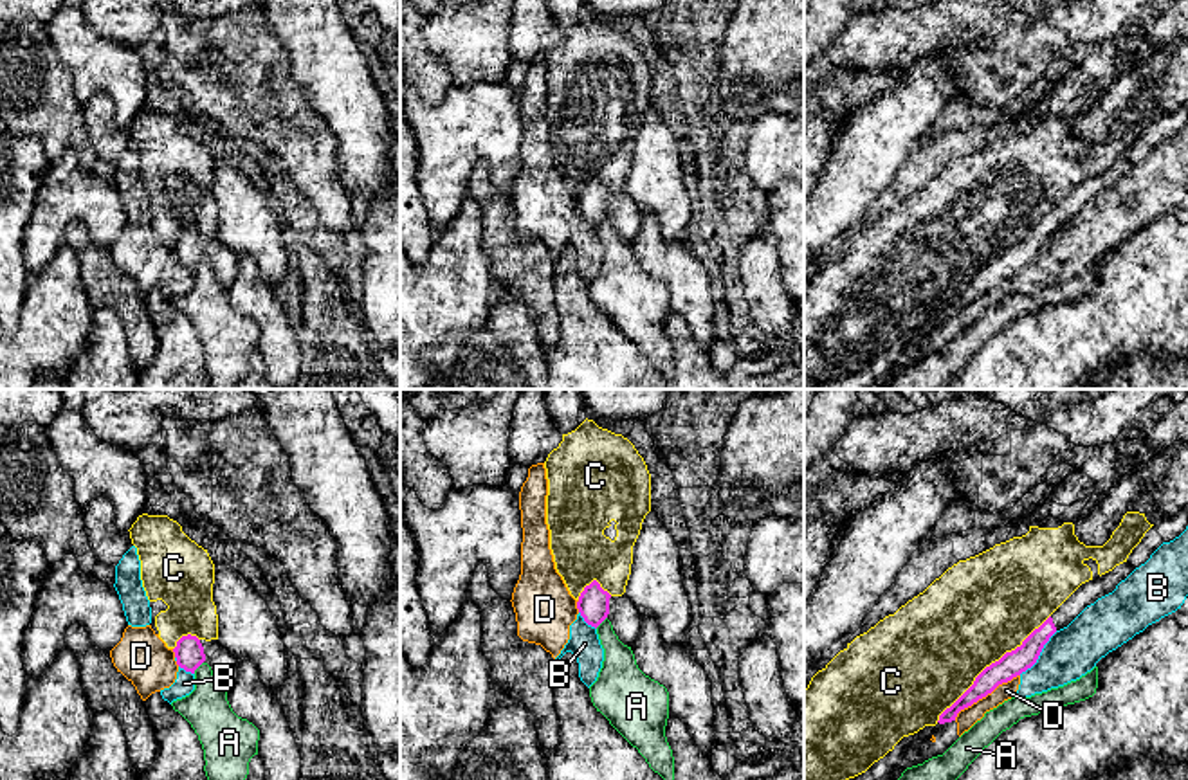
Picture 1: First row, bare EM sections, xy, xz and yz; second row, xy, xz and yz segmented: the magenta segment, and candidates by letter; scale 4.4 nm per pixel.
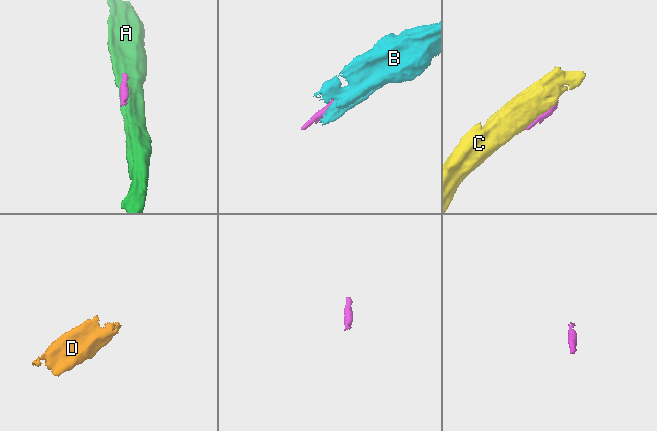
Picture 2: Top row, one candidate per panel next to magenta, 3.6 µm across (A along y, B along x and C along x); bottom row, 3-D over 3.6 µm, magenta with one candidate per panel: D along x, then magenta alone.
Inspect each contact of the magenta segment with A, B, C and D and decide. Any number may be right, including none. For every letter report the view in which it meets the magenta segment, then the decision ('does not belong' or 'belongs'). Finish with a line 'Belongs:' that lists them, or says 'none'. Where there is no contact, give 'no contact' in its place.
A: meets magenta in xy; does not belong
B: meets magenta in yz; does not belong
C: meets magenta in yz; does not belong
D: meets magenta in yz; does not belong
Belongs: none

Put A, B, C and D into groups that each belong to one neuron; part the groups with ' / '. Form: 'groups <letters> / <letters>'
groups A / B D / C

